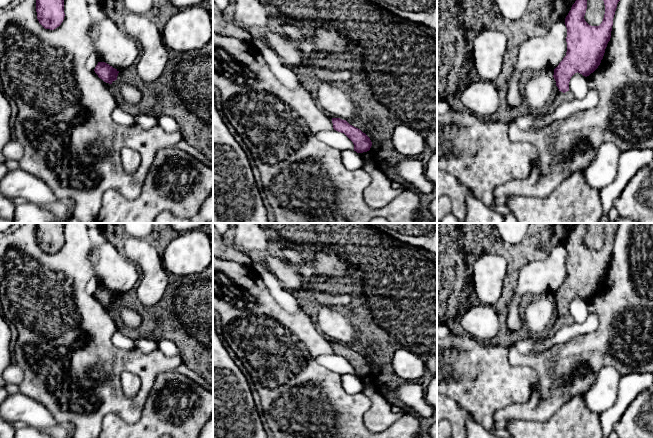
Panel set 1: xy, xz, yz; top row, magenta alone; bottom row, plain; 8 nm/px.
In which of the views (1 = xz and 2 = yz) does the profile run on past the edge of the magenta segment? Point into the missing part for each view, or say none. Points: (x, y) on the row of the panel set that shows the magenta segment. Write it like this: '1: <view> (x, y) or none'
1: none
2: none

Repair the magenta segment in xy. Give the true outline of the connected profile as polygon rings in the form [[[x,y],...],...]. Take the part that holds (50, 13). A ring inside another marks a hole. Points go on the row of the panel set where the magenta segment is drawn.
[[[36,0],[36,12],[39,23],[45,29],[54,30],[64,20],[64,0]]]

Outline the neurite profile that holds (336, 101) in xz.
[[[321,82],[317,95],[320,106],[336,118],[348,120],[357,116],[357,107],[349,94],[337,89],[332,83]]]

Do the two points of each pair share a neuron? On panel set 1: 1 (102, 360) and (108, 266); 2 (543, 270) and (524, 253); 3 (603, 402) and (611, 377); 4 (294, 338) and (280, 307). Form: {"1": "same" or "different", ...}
{"1": "same", "2": "different", "3": "same", "4": "same"}

